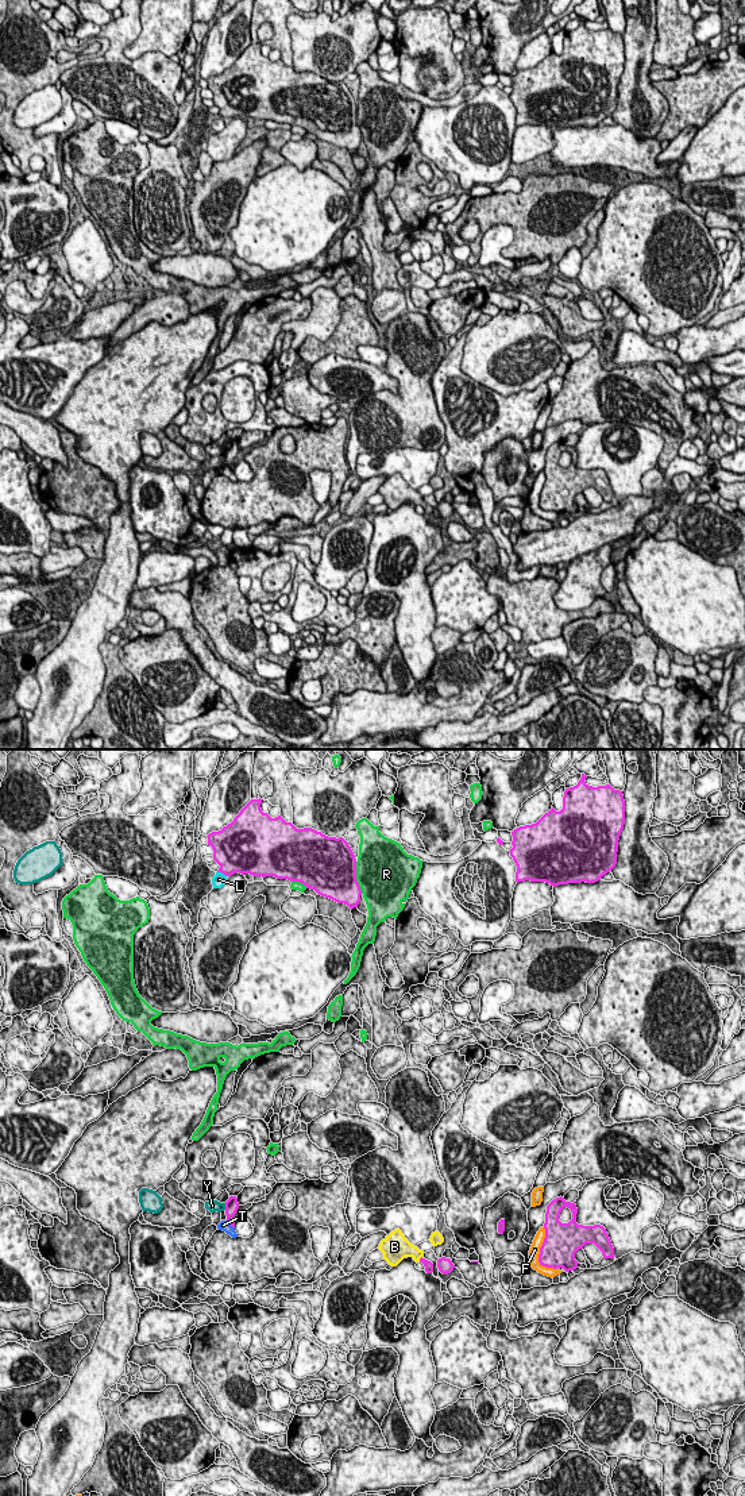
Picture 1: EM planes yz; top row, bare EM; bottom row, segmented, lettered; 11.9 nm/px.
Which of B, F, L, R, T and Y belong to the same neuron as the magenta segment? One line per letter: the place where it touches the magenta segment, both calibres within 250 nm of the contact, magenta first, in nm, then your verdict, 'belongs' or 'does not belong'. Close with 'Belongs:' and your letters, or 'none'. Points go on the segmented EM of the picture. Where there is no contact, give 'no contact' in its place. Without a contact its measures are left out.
B: yz (420, 1259) | 100/220 nm | belongs
F: yz (540, 1253) | 420/130 nm | does not belong
L: yz (222, 872) | 400/160 nm | does not belong
R: yz (355, 878) | 500/480 nm | does not belong
T: yz (230, 1223) | 160/120 nm | does not belong
Y: yz (226, 1206) | 160/140 nm | does not belong
Belongs: B

